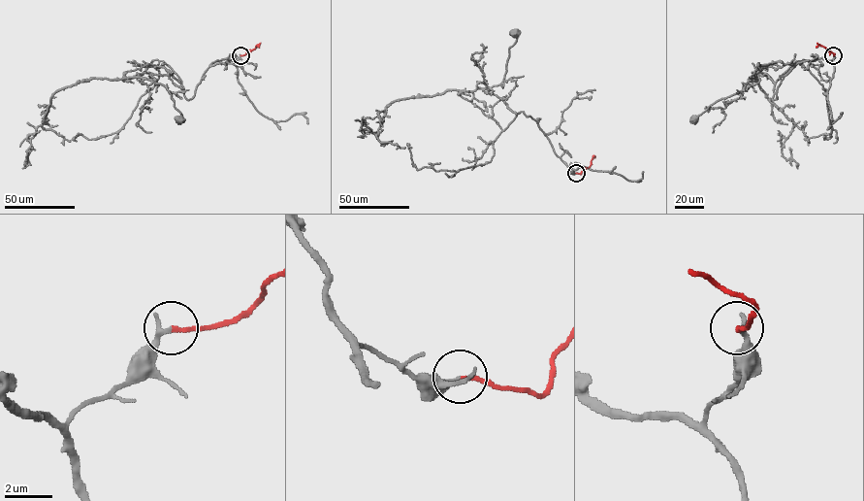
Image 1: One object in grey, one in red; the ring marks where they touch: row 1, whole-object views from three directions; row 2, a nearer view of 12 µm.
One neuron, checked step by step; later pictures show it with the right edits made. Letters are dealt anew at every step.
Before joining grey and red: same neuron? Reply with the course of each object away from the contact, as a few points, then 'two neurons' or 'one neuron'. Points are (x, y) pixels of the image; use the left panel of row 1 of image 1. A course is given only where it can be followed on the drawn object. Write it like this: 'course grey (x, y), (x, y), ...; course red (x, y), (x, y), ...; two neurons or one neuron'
course grey (240, 55), (211, 63), (188, 100), (172, 74), (150, 75), (168, 90), (181, 114), (178, 119); course red (240, 55), (257, 45), (259, 47); one neuron

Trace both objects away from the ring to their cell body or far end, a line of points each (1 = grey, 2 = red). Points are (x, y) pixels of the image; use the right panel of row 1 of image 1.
1: (833, 55), (831, 61), (797, 63), (773, 100), (772, 81), (766, 74), (753, 74), (742, 90), (693, 119)
2: (833, 55), (819, 45), (816, 47)

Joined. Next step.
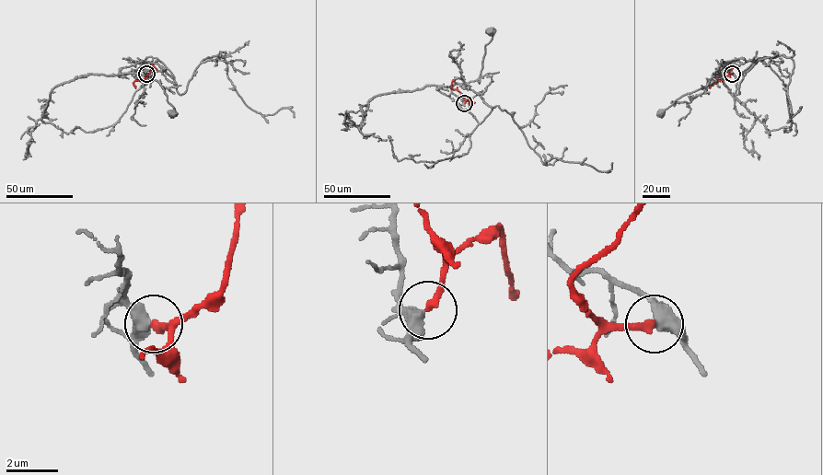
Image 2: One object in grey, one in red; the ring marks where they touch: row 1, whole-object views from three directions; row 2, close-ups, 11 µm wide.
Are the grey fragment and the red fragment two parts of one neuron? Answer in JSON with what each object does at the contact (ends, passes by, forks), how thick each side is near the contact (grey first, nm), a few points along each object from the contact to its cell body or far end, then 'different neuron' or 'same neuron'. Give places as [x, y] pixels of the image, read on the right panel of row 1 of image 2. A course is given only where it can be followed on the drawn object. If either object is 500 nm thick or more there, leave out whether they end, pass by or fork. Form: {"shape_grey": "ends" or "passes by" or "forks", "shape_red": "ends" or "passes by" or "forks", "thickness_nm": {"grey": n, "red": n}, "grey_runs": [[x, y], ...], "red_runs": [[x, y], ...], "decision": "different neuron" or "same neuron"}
{"shape_grey": "passes by", "shape_red": "ends", "thickness_nm": {"grey": 480, "red": 300}, "grey_runs": [[733, 74], [725, 69], [719, 71], [706, 86], [683, 95], [660, 113]], "red_runs": [[733, 74], [710, 88]], "decision": "different neuron"}

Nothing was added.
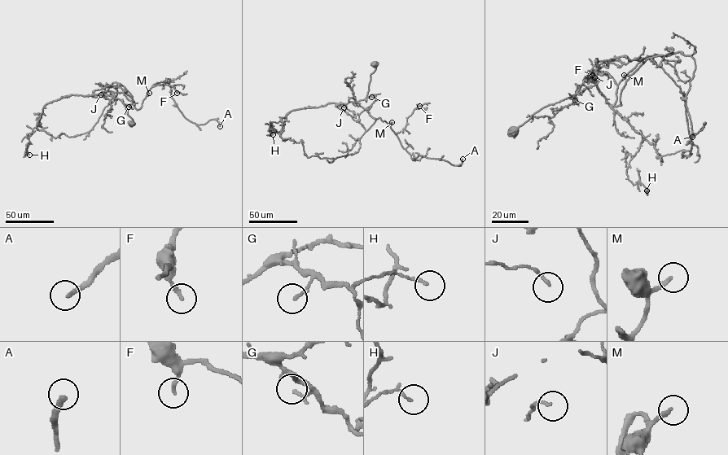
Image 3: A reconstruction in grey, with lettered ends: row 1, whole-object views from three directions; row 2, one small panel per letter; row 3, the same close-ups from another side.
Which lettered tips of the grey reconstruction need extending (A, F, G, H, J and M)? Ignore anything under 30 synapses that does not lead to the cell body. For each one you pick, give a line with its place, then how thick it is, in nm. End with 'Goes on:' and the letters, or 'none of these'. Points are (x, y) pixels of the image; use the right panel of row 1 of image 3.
A: (692, 137) | 240 nm
M: (624, 75) | 200 nm
Goes on: A, M

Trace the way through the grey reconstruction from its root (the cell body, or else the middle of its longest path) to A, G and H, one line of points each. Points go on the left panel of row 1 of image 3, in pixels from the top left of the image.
A: (130, 123), (111, 93), (125, 92), (137, 110), (151, 86), (165, 80), (186, 118), (220, 126)
G: (130, 123), (133, 120), (127, 114), (124, 103), (129, 107)
H: (130, 123), (124, 103), (111, 96), (62, 97), (43, 108), (28, 137), (25, 155), (29, 155)

